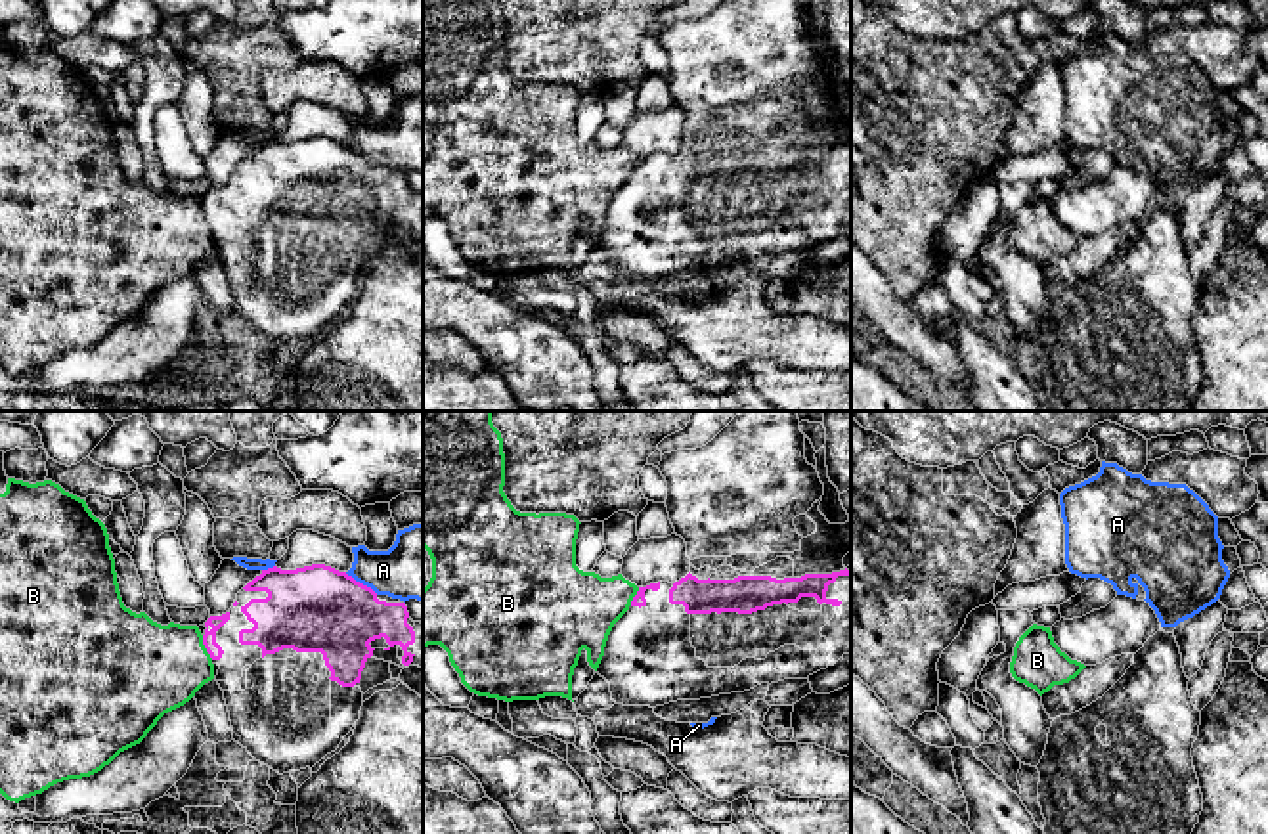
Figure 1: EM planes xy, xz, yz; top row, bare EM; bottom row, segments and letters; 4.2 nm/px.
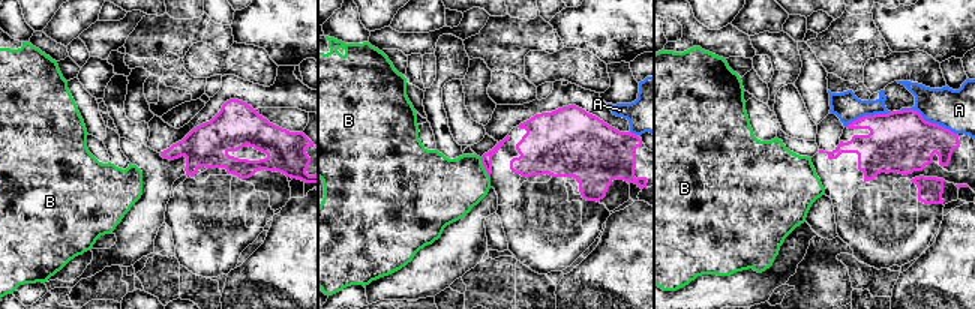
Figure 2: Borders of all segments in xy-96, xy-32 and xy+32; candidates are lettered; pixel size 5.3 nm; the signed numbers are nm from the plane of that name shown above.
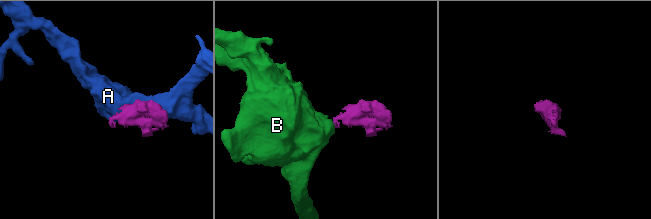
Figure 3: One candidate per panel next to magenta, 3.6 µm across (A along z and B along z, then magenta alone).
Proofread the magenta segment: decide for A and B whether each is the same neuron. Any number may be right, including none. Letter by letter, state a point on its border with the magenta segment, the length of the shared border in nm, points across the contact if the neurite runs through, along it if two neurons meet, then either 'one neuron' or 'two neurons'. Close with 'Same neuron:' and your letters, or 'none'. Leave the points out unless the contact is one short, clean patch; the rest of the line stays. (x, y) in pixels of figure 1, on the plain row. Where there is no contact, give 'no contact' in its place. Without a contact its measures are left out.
A: contact xy (362, 155); length 170 nm; two neurons
B: contact xy (205, 219); length 120 nm; border xy (201, 207), (201, 215), (213, 230); two neurons
Same neuron: none

